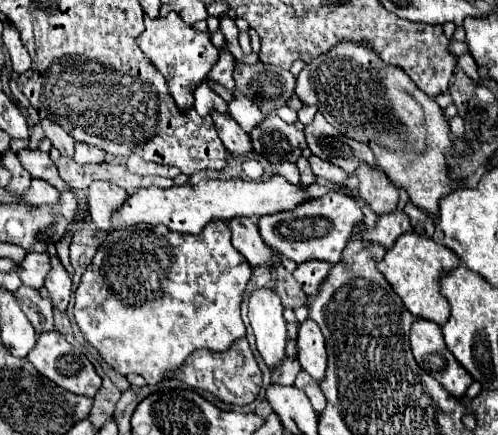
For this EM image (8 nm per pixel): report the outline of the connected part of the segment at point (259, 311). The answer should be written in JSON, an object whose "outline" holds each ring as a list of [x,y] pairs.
{"outline":[[[256,288],[250,294],[250,304],[248,304],[248,318],[256,336],[256,346],[264,358],[264,362],[268,364],[268,368],[276,366],[278,362],[282,362],[282,358],[286,356],[284,348],[286,348],[286,320],[282,316],[282,302],[278,300],[278,294],[272,288]]]}

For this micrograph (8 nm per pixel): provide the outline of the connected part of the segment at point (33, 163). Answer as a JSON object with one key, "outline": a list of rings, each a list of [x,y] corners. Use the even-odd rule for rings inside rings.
{"outline":[[[20,150],[18,158],[22,162],[22,166],[32,174],[32,178],[42,178],[46,182],[50,182],[56,190],[64,192],[68,190],[68,184],[58,176],[58,170],[54,166],[54,162],[50,160],[50,156],[46,152],[32,152],[32,150]]]}

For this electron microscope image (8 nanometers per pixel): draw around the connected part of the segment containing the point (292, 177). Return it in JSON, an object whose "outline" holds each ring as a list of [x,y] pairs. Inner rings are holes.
{"outline":[[[280,162],[280,164],[276,164],[276,172],[282,178],[286,178],[290,184],[298,184],[300,182],[300,172],[298,172],[296,164],[292,164],[292,162]]]}

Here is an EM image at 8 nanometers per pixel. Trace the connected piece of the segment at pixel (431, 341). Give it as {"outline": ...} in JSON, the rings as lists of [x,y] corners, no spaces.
{"outline":[[[416,318],[410,332],[410,344],[414,358],[422,370],[436,378],[450,394],[466,394],[468,386],[472,384],[472,376],[462,368],[462,364],[458,364],[458,360],[446,348],[438,324]]]}

